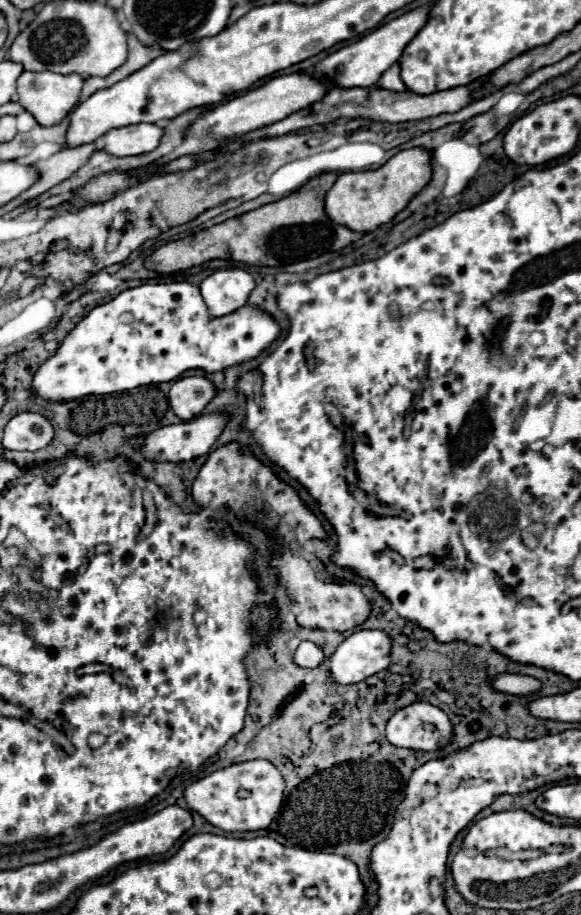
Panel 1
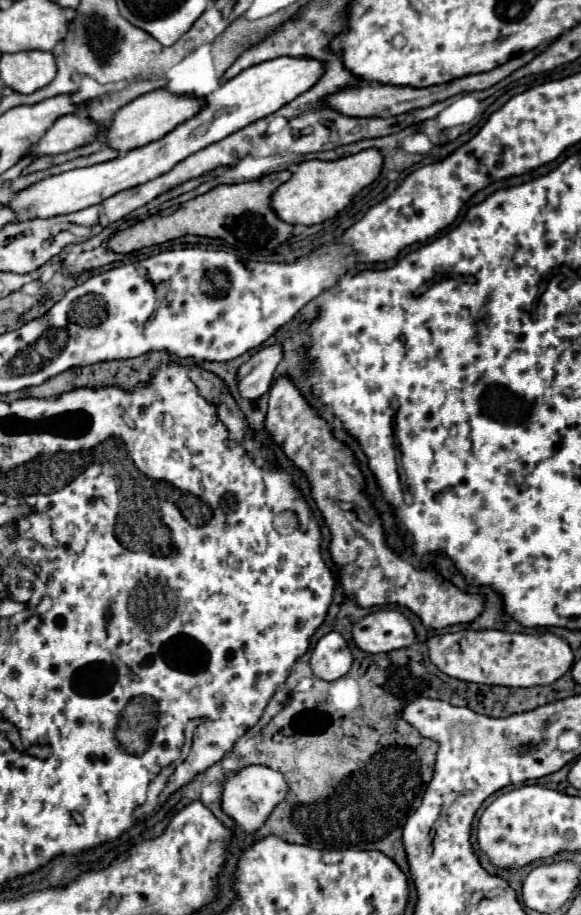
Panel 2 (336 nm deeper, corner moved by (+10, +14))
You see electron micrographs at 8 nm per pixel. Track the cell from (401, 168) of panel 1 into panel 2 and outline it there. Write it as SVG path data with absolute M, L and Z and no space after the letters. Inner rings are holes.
M368 148L354 156L340 158L334 162L322 162L322 160L300 162L296 172L290 176L290 180L280 184L272 192L270 206L276 212L276 216L286 224L304 224L304 226L320 224L336 216L340 210L344 210L364 186L368 186L378 178L382 160L384 158L380 150Z

